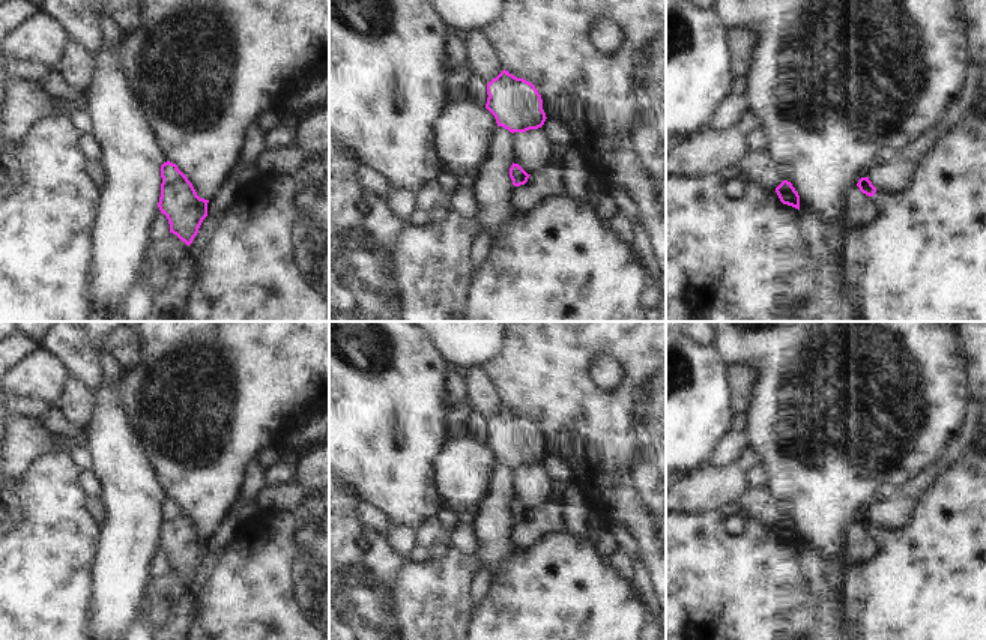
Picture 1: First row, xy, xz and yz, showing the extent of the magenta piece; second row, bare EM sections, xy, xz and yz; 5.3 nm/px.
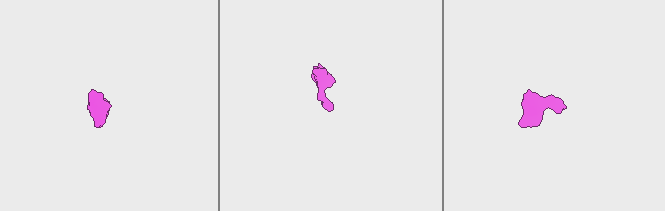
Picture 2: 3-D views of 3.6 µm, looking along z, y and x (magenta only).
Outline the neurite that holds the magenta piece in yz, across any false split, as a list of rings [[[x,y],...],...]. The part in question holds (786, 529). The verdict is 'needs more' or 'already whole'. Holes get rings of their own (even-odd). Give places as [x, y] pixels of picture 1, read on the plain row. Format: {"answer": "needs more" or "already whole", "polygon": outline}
{"answer": "already whole", "polygon": [[[783,517],[776,524],[776,529],[777,529],[777,532],[779,532],[779,535],[783,541],[792,542],[792,544],[800,547],[800,532],[798,532],[798,529],[795,527],[795,524],[792,523],[791,518]]]}

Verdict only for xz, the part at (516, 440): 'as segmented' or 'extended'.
as segmented

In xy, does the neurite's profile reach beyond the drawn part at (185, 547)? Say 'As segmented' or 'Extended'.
As segmented.

